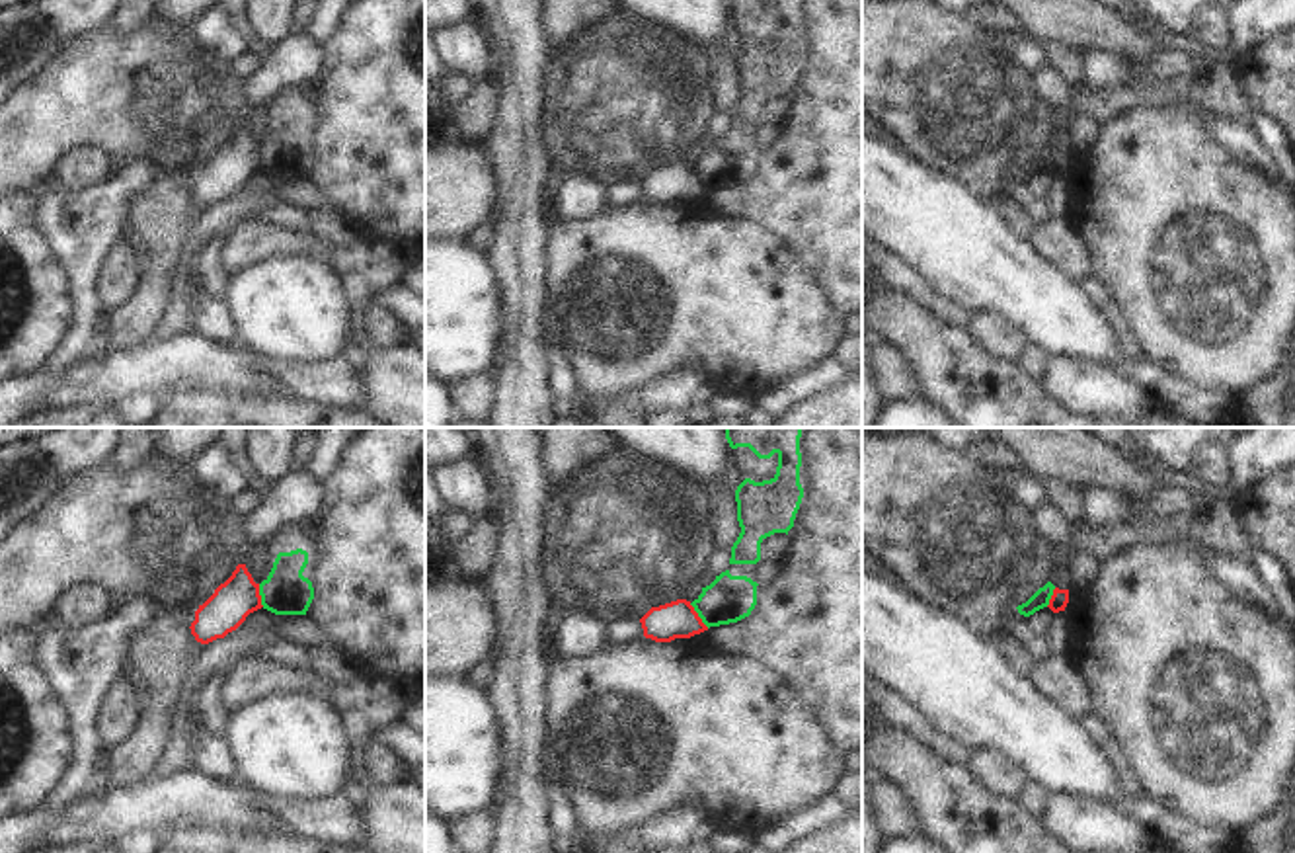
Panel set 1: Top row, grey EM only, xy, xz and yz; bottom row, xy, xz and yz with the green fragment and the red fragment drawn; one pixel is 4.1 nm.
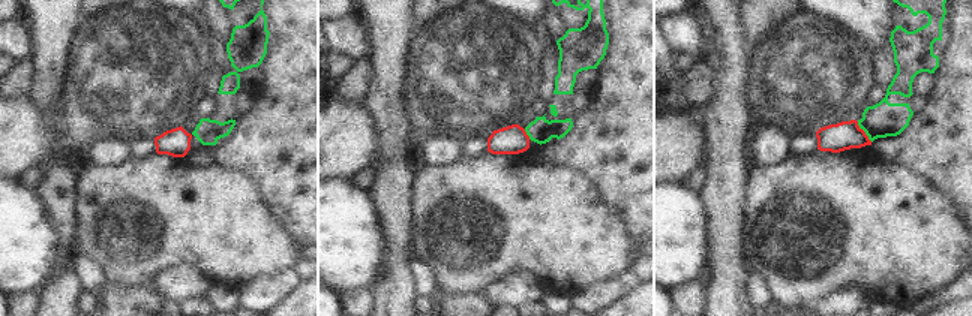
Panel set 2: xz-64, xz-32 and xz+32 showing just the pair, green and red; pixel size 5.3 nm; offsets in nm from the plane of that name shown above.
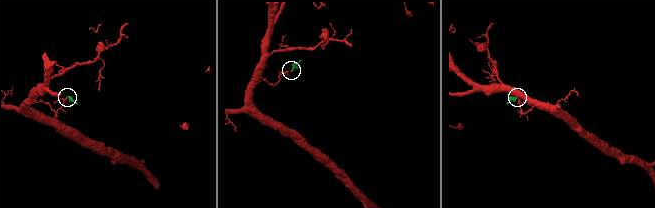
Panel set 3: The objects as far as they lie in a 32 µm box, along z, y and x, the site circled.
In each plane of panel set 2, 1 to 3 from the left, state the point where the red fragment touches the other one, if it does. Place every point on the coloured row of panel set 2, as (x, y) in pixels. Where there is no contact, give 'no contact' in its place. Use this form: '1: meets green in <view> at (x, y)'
1: no contact
2: meets green in xz-32 at (527, 134)
3: meets green in xz+32 at (864, 131)

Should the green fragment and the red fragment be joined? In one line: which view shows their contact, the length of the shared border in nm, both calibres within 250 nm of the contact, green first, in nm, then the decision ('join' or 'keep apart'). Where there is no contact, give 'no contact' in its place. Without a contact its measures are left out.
contact in xz; length 130 nm; calibres 190 and 160 nm; keep apart

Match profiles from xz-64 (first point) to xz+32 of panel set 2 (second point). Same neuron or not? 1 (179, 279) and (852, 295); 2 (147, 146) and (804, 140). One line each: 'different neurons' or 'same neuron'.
1: same neuron
2: same neuron

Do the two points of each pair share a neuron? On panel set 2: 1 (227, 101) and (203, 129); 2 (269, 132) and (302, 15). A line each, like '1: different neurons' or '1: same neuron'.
1: same neuron
2: same neuron

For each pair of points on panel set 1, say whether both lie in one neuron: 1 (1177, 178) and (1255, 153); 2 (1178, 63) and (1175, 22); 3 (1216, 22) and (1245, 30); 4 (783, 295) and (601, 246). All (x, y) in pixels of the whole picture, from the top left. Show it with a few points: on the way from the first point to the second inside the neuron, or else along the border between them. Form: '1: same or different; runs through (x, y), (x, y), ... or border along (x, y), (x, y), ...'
1: different; border along (1208, 123), (1227, 149), (1274, 180)
2: different; border along (1175, 41), (1188, 45)
3: different; border along (1229, 20), (1229, 49), (1225, 53)
4: same; runs through (738, 297), (646, 287)

